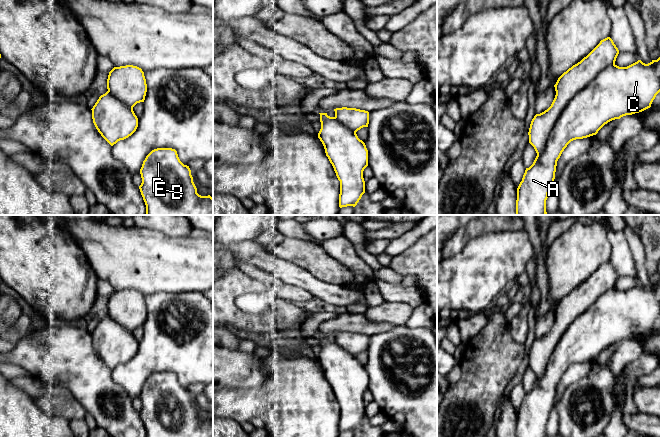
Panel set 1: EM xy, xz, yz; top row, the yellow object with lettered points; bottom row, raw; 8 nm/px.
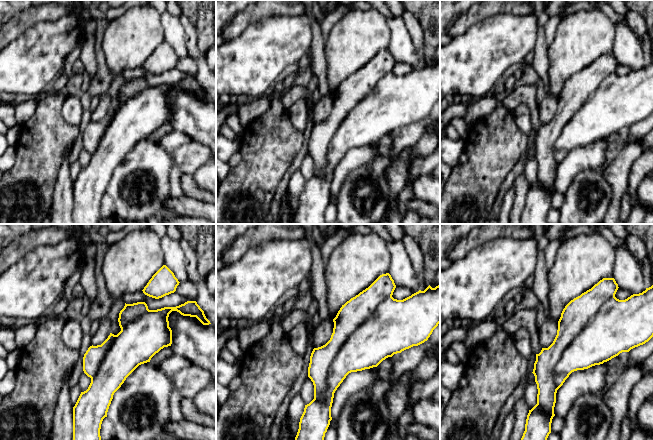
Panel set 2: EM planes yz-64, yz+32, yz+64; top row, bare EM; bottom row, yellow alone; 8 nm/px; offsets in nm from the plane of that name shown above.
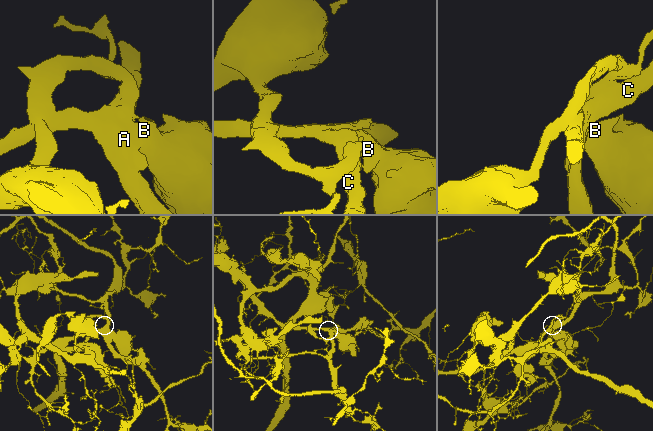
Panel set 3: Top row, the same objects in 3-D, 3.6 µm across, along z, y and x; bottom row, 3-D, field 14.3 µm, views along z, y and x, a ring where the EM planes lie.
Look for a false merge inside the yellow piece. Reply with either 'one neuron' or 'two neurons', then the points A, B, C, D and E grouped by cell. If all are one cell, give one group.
two neurons; groups A C / B D E

